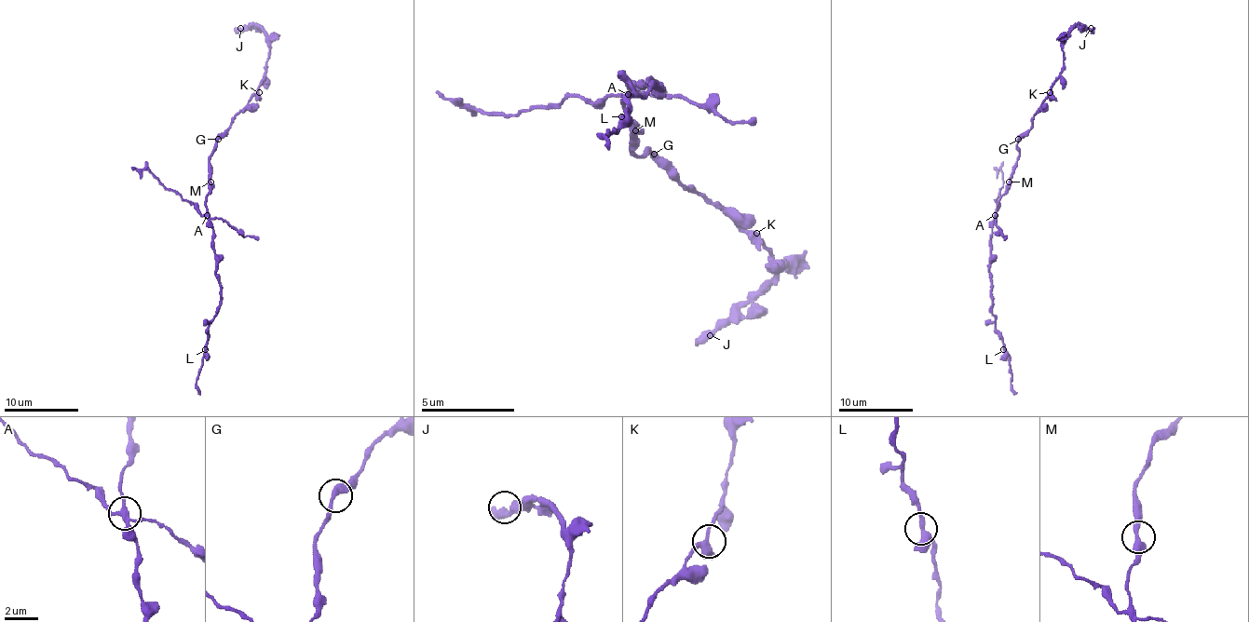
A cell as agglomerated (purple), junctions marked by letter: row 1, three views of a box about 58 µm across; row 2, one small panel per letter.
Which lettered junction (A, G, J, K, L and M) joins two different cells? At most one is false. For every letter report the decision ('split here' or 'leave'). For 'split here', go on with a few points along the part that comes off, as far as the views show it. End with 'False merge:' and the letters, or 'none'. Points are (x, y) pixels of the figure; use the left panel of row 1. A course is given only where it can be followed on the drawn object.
A: split here; course (207, 214), (173, 191), (168, 191), (151, 174), (131, 167)
G: leave
J: leave
K: leave
L: leave
M: leave
False merge: A

